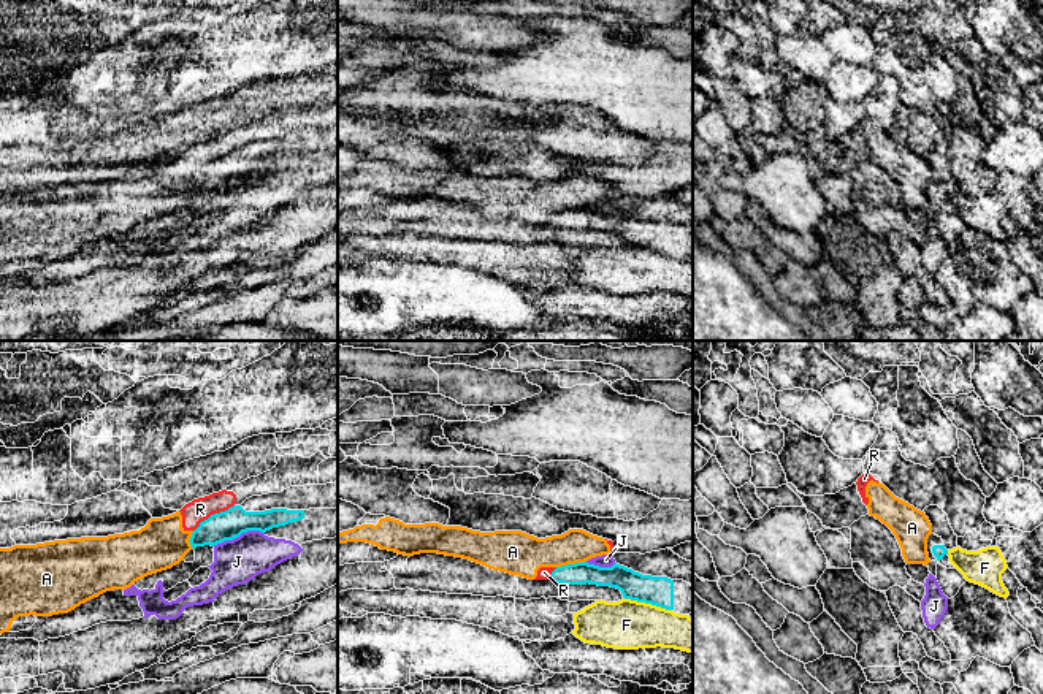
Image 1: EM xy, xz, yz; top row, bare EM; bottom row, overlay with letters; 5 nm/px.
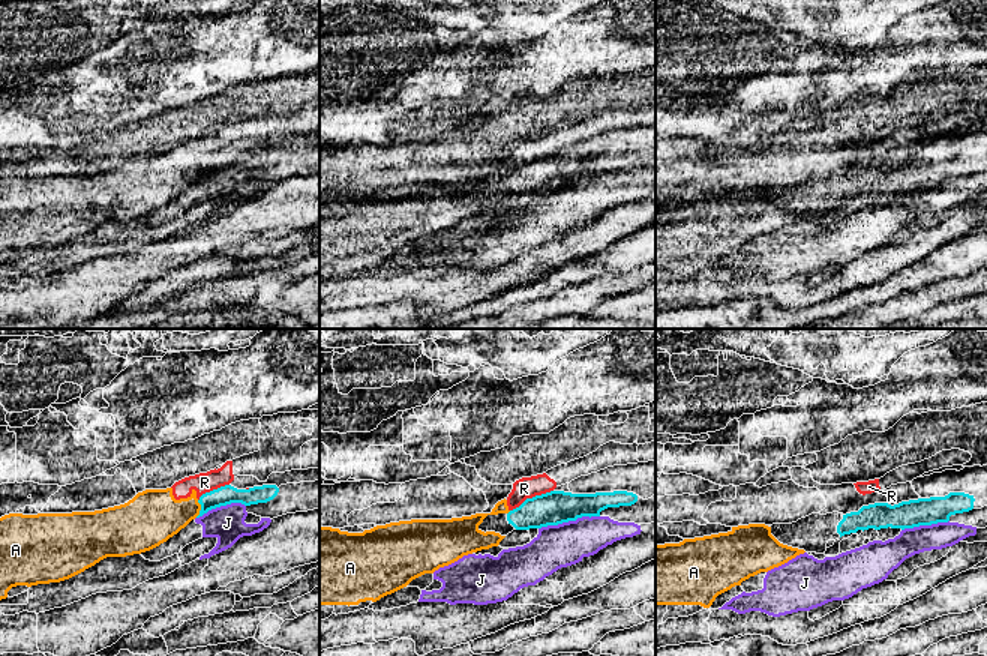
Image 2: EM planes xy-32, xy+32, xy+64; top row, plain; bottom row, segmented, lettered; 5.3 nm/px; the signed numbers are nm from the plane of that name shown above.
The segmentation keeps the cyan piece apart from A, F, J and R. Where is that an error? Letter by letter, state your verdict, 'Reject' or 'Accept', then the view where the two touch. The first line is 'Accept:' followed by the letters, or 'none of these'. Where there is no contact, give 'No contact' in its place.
Accept: none of these
A: Reject. Touches cyan in xz
F: Reject. Touches cyan in xz
J: Reject. Touches cyan in xy
R: Reject. Touches cyan in xy

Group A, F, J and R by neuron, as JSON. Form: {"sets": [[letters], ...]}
{"sets": [["A", "R"], ["F"], ["J"]]}

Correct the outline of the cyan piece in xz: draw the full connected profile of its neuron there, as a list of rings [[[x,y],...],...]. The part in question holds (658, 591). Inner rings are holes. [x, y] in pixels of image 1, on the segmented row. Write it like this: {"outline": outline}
{"outline": [[[575,562],[556,567],[550,580],[563,585],[598,585],[621,591],[625,599],[651,604],[674,613],[693,613],[693,586],[683,580],[667,577],[642,575],[620,564],[599,567]]]}

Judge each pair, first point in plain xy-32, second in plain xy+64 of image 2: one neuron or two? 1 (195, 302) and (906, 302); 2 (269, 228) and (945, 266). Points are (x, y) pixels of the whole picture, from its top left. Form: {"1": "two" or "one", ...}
{"1": "one", "2": "two"}

